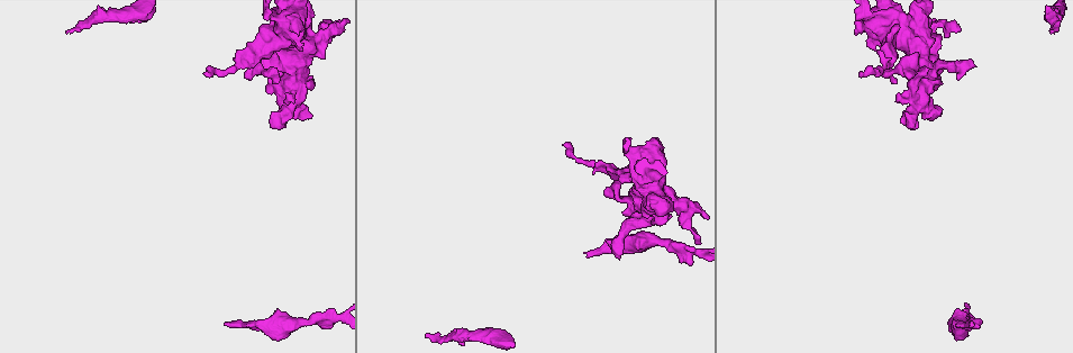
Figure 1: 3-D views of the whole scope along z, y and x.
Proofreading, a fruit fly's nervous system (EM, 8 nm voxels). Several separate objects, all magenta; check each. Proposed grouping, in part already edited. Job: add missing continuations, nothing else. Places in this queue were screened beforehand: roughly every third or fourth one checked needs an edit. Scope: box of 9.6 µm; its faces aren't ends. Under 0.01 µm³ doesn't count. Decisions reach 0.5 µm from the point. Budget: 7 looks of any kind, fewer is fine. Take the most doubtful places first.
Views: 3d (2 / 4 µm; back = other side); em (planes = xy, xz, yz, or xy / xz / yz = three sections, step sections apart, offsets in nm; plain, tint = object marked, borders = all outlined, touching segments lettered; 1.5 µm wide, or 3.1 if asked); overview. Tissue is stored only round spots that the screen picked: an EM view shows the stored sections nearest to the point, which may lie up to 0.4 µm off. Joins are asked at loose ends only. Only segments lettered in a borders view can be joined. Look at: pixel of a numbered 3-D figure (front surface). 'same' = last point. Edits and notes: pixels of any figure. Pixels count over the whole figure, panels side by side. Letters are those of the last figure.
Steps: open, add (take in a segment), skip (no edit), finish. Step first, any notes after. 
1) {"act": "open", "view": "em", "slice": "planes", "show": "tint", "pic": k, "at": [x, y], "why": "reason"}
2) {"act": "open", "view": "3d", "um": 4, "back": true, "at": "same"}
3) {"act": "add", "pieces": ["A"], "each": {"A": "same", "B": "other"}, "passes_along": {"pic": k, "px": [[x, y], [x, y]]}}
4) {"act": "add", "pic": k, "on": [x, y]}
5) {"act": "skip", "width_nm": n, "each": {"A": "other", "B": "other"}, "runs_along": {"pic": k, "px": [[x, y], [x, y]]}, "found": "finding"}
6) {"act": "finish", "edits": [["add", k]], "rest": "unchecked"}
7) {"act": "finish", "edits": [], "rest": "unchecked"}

{"act": "open", "view": "em", "slice": "planes", "show": "borders", "pic": 1, "at": [1051, 33], "why": "free end"}

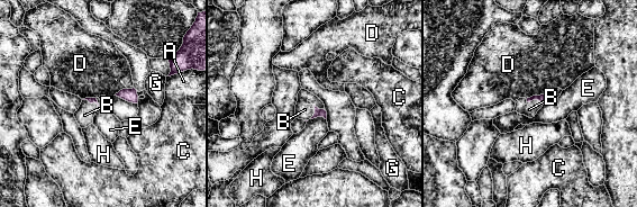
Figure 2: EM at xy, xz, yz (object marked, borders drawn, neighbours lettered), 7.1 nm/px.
{"act": "add", "pieces": ["B"], "each": {"A": "other", "B": "same", "C": "other", "D": "other", "E": "other", "G": "other", "H": "other"}, "passes_along": {"pic": 2, "px": [[542, 98], [535, 99], [529, 109]]}, "found": "the neuron continues"}

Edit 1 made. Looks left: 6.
{"act": "open", "view": "overview"}

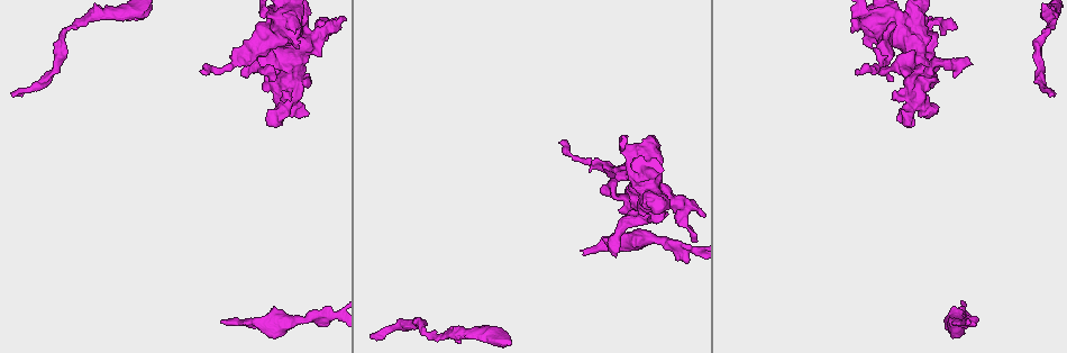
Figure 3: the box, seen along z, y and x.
{"act": "open", "view": "3d", "um": 2, "pic": 3, "at": [586, 250], "why": "free end"}

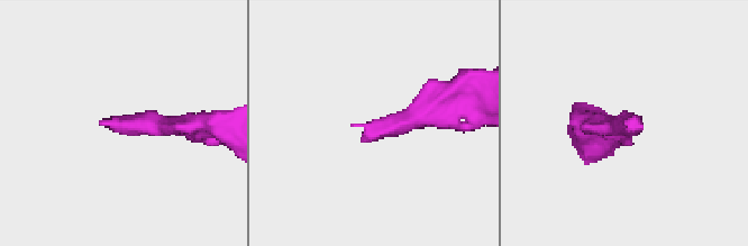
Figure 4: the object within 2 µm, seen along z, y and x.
{"act": "open", "view": "em", "slice": "yz", "step": 8, "show": "borders", "pic": 4, "at": [105, 121]}

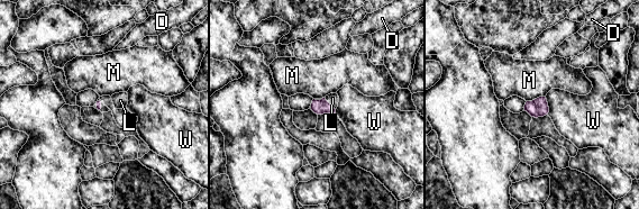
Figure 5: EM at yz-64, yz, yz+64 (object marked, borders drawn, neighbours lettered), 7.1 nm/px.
{"act": "open", "view": "em", "slice": "planes", "show": "borders", "at": "same", "why": "another direction"}

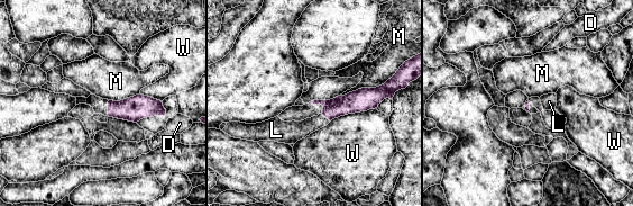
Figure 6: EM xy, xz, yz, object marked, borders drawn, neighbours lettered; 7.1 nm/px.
{"act": "add", "pieces": ["L"], "each": {"D": "other", "L": "same", "M": "other", "W": "other"}, "passes_along": {"pic": 6, "px": [[356, 101], [326, 117], [294, 131]]}, "found": "it goes on there"}

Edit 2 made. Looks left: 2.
{"act": "finish", "edits": [["add", 2], ["add", 6]], "rest": "unchecked"}

